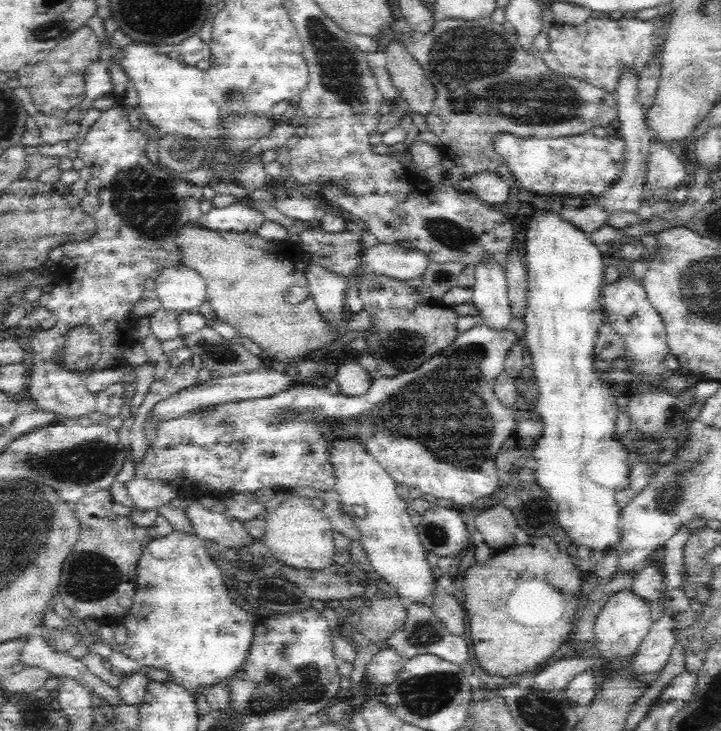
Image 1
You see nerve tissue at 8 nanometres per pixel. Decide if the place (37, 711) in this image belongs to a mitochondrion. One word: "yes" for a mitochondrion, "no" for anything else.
no

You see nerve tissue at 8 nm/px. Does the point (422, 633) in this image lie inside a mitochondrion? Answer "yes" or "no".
yes

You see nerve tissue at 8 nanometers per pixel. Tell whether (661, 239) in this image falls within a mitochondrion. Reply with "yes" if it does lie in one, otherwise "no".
no

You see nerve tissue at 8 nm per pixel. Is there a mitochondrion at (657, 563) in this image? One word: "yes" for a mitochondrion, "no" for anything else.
no

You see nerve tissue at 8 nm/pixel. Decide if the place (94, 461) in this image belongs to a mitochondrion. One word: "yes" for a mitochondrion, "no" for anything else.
yes

